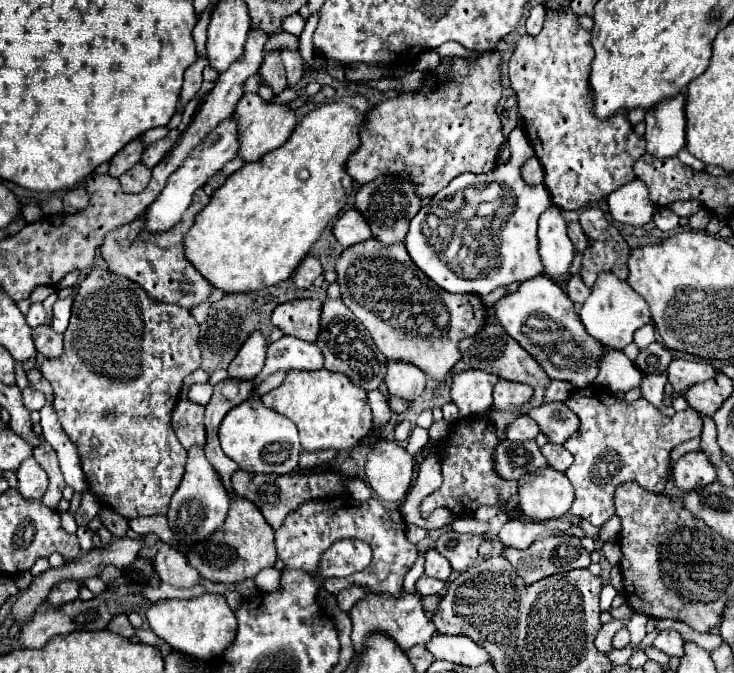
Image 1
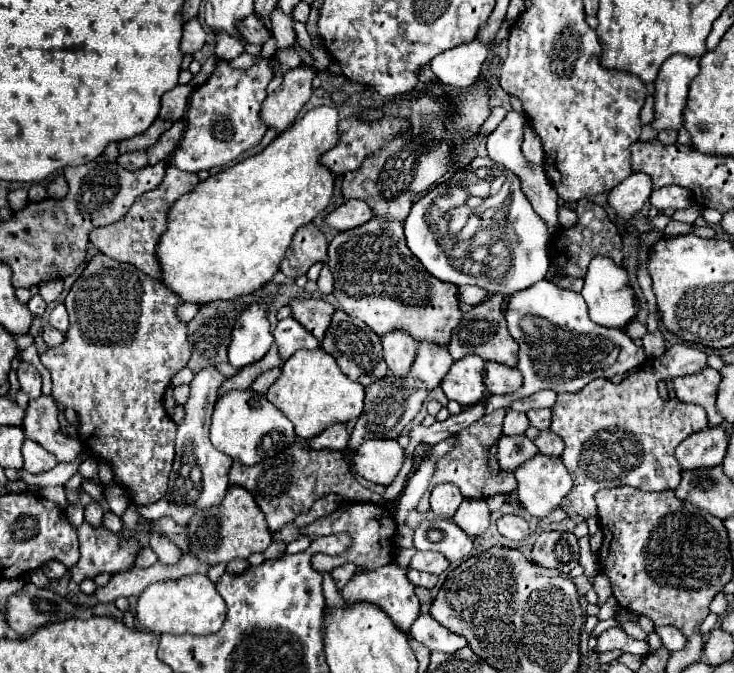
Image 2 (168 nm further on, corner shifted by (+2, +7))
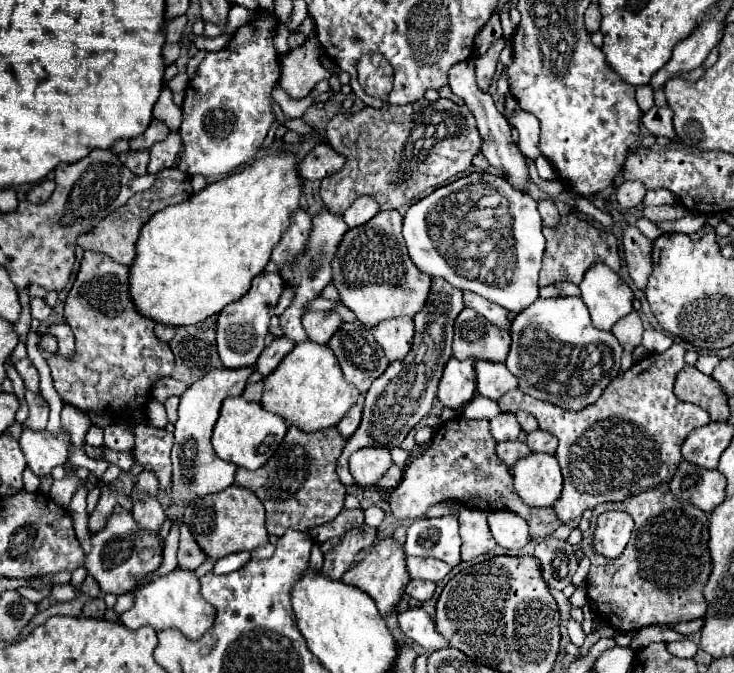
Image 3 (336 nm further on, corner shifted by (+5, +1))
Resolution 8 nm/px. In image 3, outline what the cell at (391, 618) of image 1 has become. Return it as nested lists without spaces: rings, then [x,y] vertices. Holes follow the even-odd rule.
[[[383,538],[383,540],[375,542],[371,552],[365,556],[365,560],[361,560],[353,568],[349,568],[341,578],[341,582],[355,586],[355,588],[363,590],[365,594],[369,594],[375,600],[375,604],[383,616],[395,612],[401,596],[405,594],[405,586],[409,580],[411,578],[405,570],[405,552],[393,538]]]

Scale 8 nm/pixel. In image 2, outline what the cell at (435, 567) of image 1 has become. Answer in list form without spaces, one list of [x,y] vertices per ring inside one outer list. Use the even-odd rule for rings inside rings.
[[[416,552],[410,560],[410,568],[430,574],[442,574],[448,568],[448,560],[438,552]]]

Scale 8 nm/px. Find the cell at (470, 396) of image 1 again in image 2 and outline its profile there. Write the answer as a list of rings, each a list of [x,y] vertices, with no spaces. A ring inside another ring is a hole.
[[[466,356],[458,362],[452,362],[448,374],[440,384],[446,398],[456,400],[464,408],[478,404],[486,396],[484,370],[486,362],[478,356]]]

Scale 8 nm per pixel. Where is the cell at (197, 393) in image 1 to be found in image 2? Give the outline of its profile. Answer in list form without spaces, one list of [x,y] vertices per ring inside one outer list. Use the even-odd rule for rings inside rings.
[[[204,368],[190,382],[190,396],[188,396],[188,402],[184,404],[184,420],[182,424],[178,424],[176,458],[174,458],[174,466],[170,472],[168,492],[164,498],[160,498],[154,504],[148,504],[148,506],[134,504],[140,516],[144,516],[146,520],[158,520],[158,518],[168,516],[172,520],[178,520],[178,524],[188,524],[196,510],[218,506],[222,498],[226,496],[226,490],[230,486],[228,472],[230,472],[232,460],[230,456],[216,450],[208,438],[210,416],[218,400],[218,390],[224,380],[226,376],[220,374],[216,368]]]

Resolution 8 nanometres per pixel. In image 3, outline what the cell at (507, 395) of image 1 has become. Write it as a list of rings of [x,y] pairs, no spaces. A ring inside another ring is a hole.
[[[479,360],[475,364],[475,372],[477,372],[477,392],[485,398],[499,400],[503,394],[517,388],[517,378],[505,368],[505,364]]]

